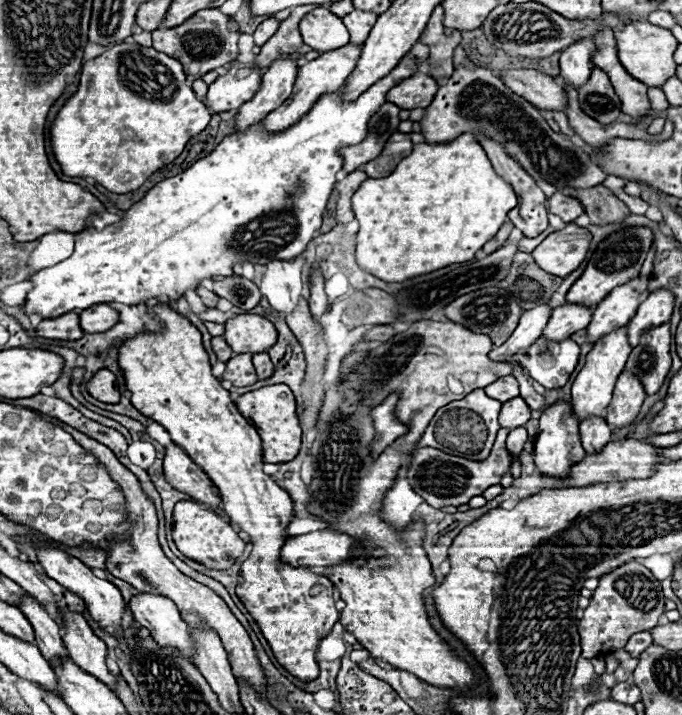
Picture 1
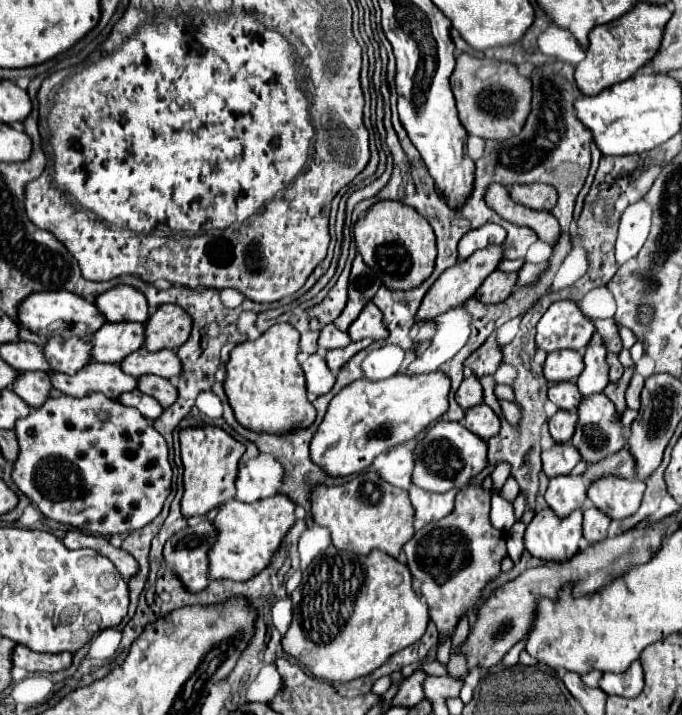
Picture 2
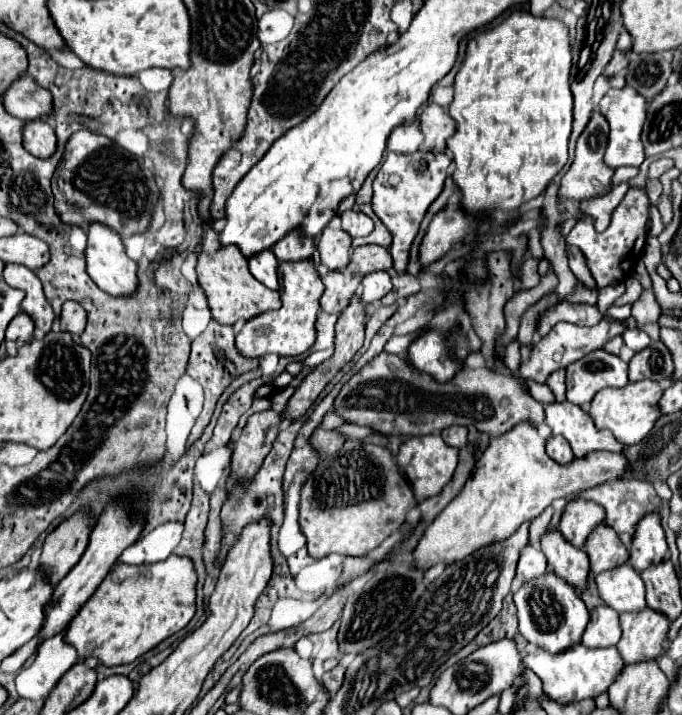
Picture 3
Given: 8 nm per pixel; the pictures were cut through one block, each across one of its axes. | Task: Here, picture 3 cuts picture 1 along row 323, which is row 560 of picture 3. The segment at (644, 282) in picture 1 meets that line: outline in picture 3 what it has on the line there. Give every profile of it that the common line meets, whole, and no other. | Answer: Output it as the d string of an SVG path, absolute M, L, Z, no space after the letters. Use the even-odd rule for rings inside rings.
M598 526L588 542L586 542L586 554L590 556L590 570L594 574L618 568L628 562L630 552L628 548L620 542L618 534L610 530L610 526Z

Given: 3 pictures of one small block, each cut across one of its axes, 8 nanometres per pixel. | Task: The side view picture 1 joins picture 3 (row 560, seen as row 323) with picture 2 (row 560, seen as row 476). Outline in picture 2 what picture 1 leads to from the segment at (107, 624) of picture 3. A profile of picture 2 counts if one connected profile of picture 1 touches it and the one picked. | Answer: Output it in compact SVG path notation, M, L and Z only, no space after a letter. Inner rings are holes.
M276 494L250 504L238 500L228 500L222 504L214 520L220 534L210 550L210 580L230 578L236 582L246 582L258 576L270 564L286 532L294 526L294 508L294 502L284 494Z

